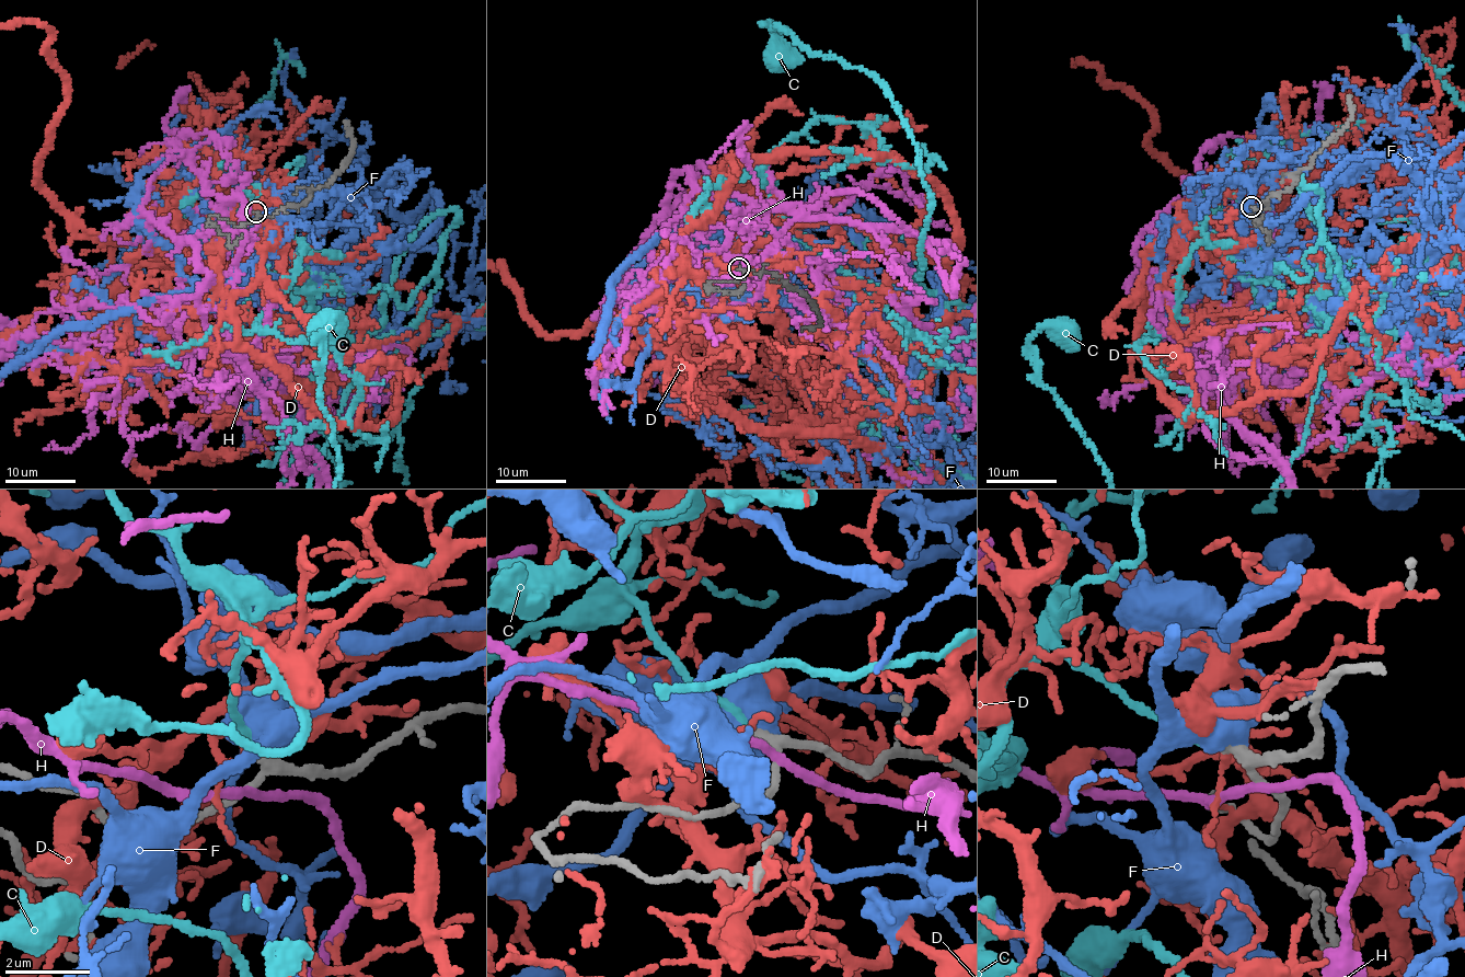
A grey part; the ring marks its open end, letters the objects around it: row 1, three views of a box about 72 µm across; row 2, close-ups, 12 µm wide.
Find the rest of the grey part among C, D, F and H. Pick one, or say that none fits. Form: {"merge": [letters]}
{"merge": ["C"]}

